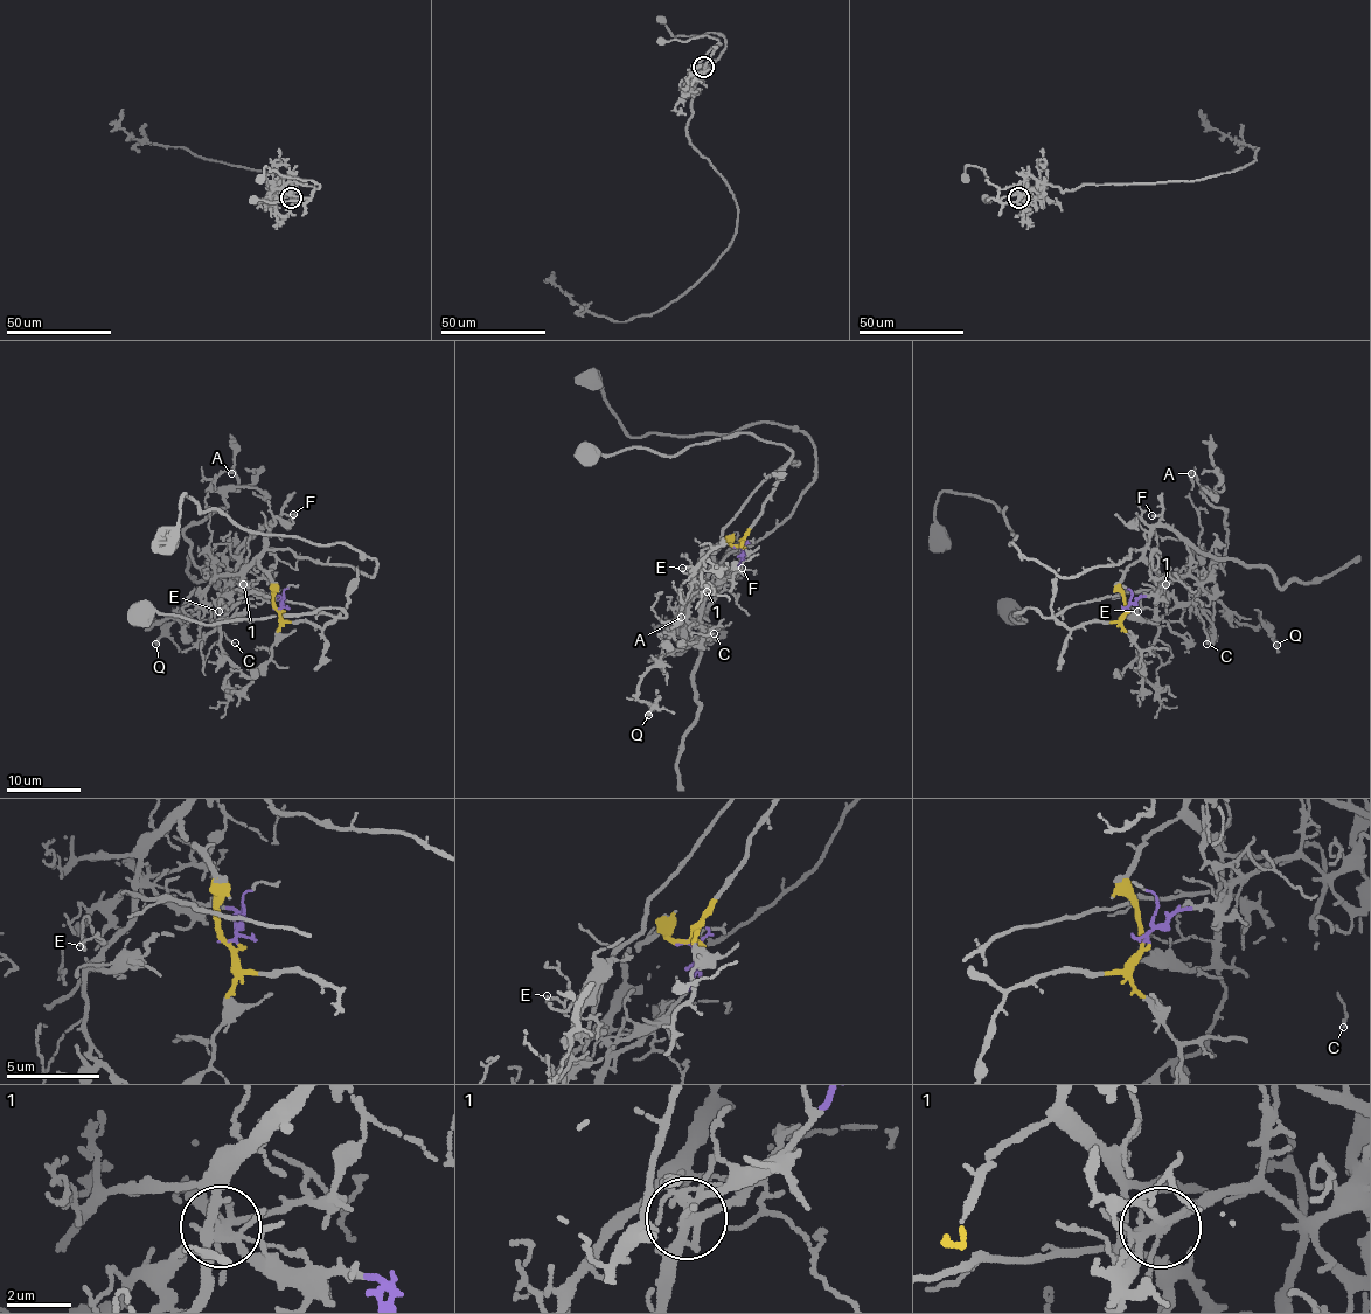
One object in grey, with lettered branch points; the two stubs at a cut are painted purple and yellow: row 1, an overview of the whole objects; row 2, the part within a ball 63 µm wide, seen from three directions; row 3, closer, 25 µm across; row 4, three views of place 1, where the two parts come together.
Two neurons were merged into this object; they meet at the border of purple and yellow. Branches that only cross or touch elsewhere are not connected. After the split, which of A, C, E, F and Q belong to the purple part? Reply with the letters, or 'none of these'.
A, C

